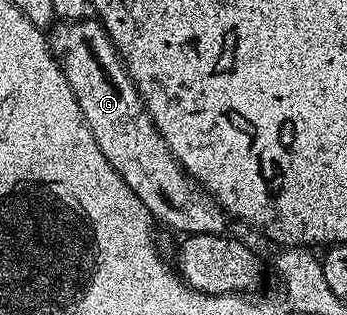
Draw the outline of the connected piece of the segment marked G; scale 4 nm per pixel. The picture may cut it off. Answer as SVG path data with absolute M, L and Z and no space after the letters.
M94 17L83 22L56 21L49 30L51 54L65 72L65 80L69 80L69 88L73 88L73 96L77 96L77 104L81 108L81 116L85 116L85 124L89 124L89 132L93 132L93 140L97 140L97 148L101 148L105 160L113 164L117 176L125 180L125 184L145 204L156 223L168 226L171 230L180 230L180 235L188 234L223 234L226 231L228 215L223 213L218 202L196 184L184 172L178 160L169 152L161 132L153 124L149 112L143 107L143 98L135 81L129 76L127 66L120 58L117 48L111 43L107 29Z

